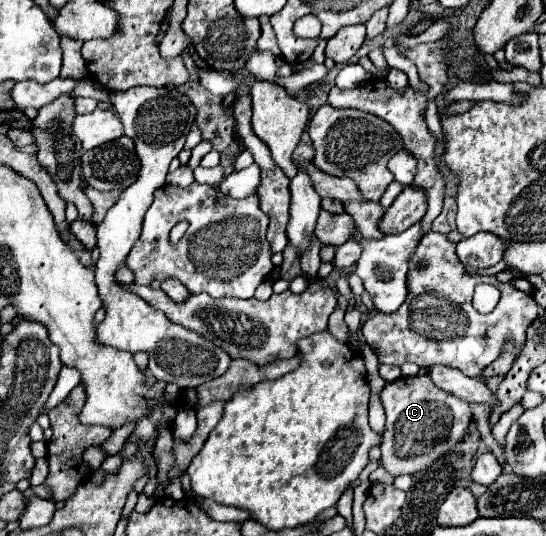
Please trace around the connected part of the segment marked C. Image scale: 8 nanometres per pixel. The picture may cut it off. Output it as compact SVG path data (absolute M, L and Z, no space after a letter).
M429 374L409 378L401 376L399 380L385 384L379 400L387 414L385 436L381 444L381 466L393 476L415 474L447 456L449 450L463 442L463 436L473 422L471 406L437 388Z

